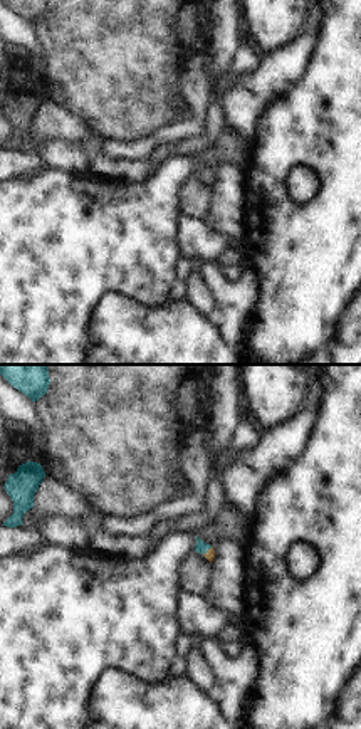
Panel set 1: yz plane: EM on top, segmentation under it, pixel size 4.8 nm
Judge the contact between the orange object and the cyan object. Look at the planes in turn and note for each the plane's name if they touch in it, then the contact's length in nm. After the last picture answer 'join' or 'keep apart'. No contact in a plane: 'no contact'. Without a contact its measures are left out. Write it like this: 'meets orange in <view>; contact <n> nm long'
meets orange in yz; contact 60 nm long

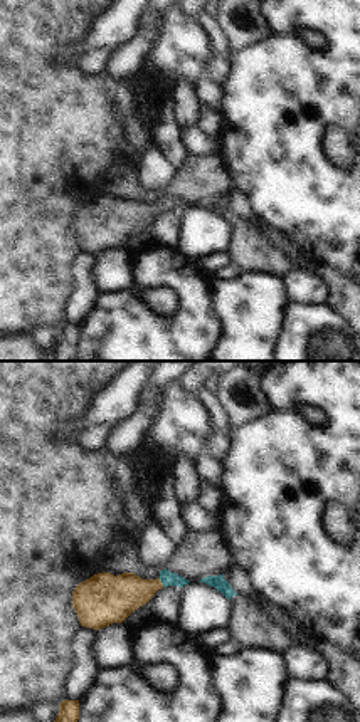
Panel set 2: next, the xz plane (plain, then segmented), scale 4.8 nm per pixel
meets orange in xz; contact 50 nm long

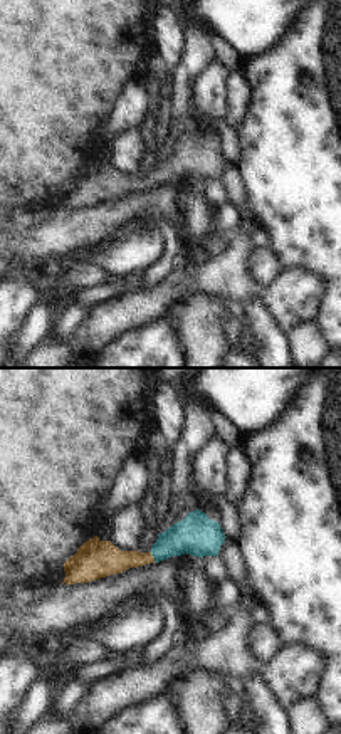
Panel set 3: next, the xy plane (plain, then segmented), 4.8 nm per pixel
meets orange in xy; contact 50 nm long

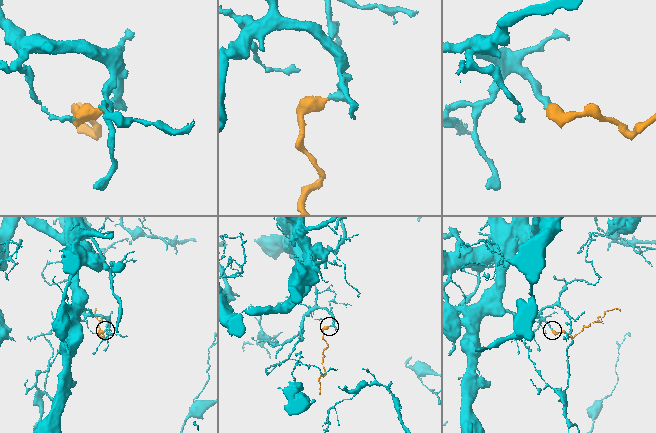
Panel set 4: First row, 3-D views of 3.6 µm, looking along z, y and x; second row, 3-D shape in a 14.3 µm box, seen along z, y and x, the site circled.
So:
join

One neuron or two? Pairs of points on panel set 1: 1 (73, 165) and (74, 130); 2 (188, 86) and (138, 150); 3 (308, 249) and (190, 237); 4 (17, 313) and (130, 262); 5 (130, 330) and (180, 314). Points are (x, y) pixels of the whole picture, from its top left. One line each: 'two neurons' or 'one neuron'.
1: two neurons
2: one neuron
3: two neurons
4: one neuron
5: one neuron

